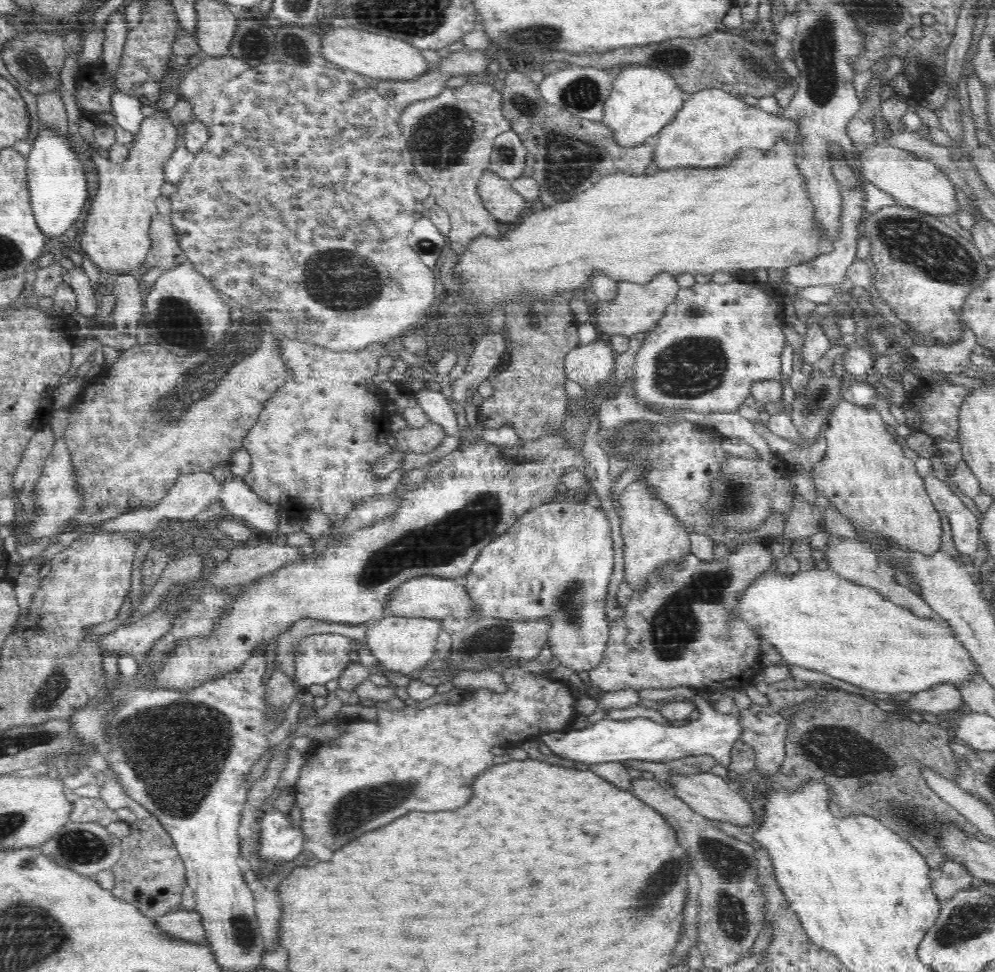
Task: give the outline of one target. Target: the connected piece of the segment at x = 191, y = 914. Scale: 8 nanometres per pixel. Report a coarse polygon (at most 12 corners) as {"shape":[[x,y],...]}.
{"shape":[[179,907],[155,923],[172,939],[209,946],[201,917]]}

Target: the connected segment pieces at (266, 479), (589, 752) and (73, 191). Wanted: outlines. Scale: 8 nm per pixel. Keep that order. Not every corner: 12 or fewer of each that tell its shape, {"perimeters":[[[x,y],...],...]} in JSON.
{"perimeters":[[[283,335],[294,375],[242,440],[241,478],[285,516],[338,522],[457,448],[392,452],[378,342]],[[696,693],[684,726],[603,717],[540,736],[582,767],[628,759],[669,762],[710,754],[730,786],[742,713]],[[41,128],[26,159],[35,224],[62,236],[88,200],[72,141]]]}

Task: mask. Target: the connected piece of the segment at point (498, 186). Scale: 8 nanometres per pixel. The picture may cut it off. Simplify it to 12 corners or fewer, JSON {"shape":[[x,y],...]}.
{"shape":[[492,170],[477,191],[502,224],[514,225],[528,201],[511,181]]}

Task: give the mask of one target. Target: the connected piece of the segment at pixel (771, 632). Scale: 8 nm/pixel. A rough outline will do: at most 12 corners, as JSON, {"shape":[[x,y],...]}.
{"shape":[[828,569],[742,614],[786,665],[875,692],[979,674],[946,619]]}

